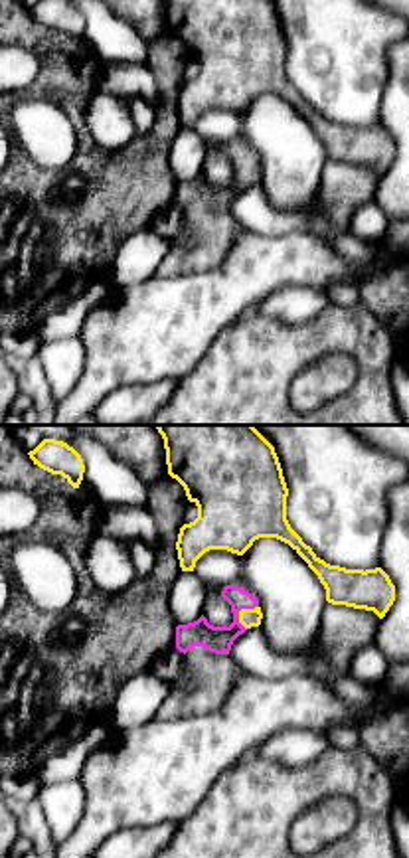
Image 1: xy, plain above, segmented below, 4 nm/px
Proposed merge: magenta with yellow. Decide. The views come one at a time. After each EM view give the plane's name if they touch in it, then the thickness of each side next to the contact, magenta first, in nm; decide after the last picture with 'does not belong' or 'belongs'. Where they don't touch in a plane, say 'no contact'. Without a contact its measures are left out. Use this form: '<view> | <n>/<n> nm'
xy | 110/80 nm

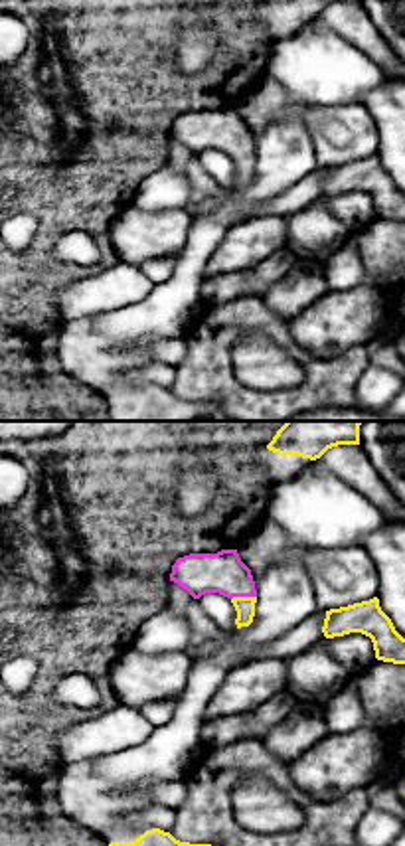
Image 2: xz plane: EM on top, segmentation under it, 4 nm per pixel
xz | 170/80 nm

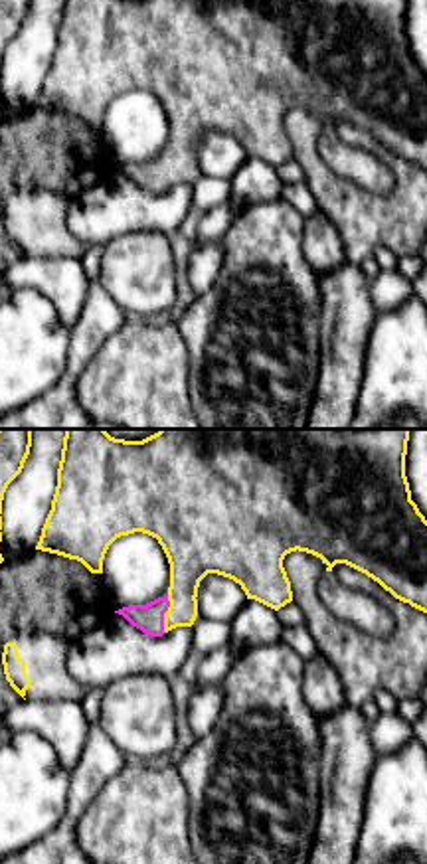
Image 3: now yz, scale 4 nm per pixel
yz | 120/190 nm

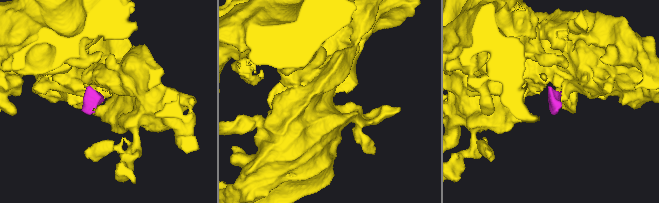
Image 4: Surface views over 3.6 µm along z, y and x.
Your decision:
belongs

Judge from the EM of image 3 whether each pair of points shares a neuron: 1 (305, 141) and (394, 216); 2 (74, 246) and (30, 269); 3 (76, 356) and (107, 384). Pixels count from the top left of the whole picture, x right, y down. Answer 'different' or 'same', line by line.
1: same
2: different
3: different

